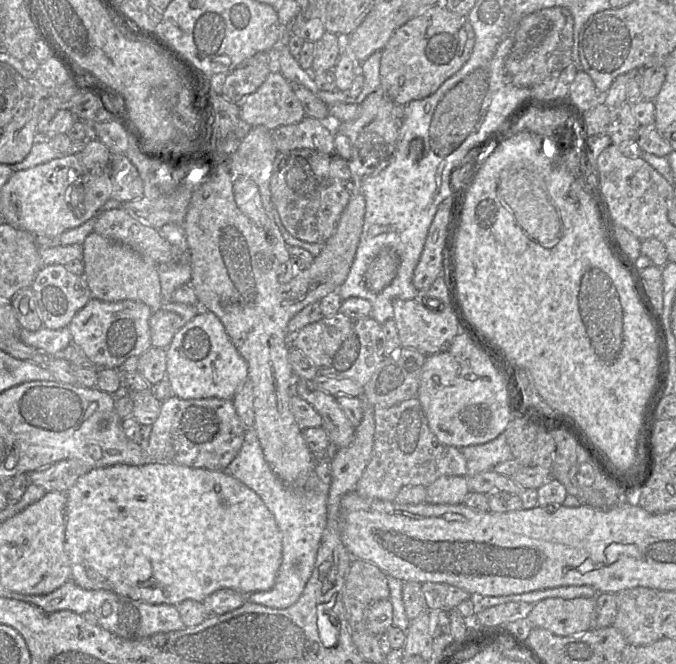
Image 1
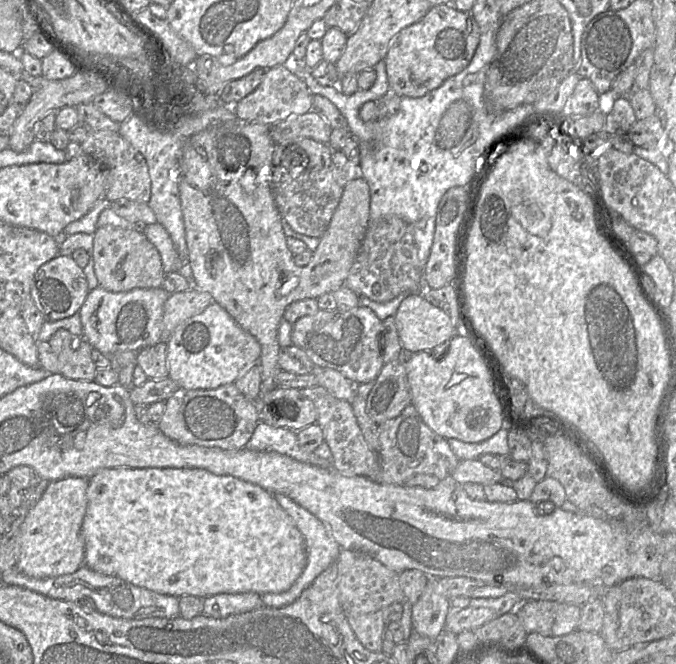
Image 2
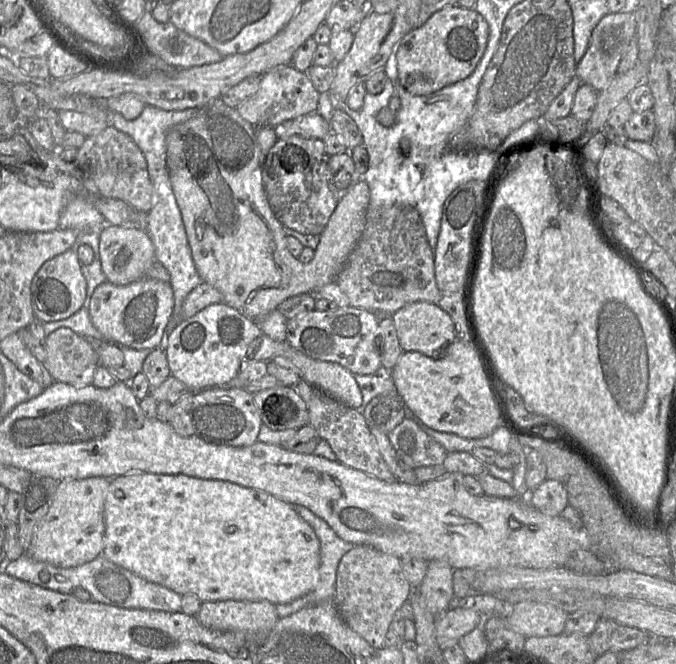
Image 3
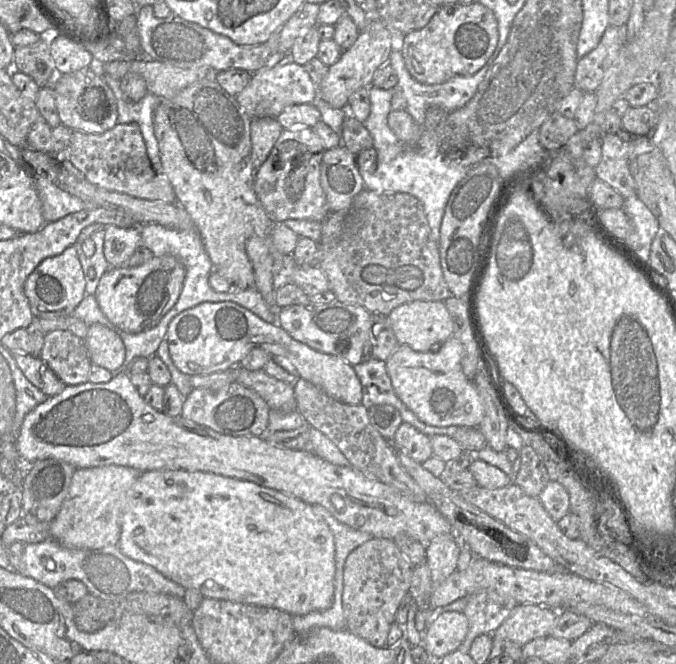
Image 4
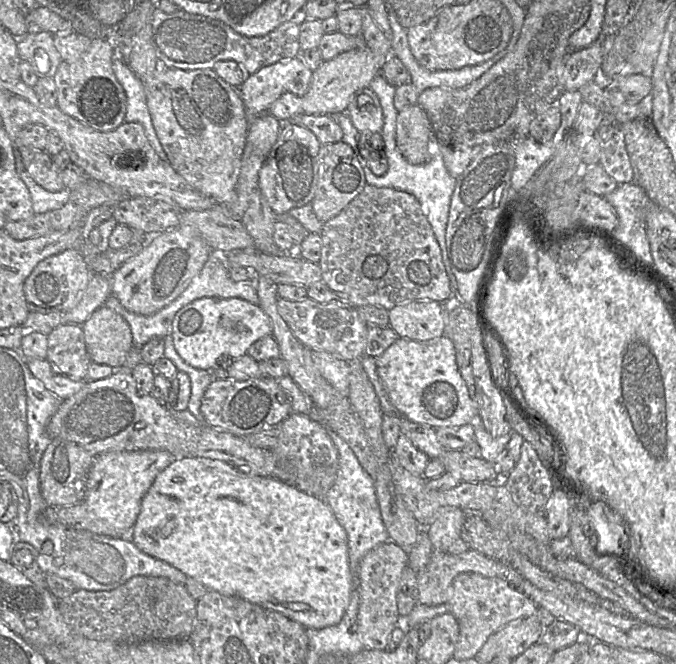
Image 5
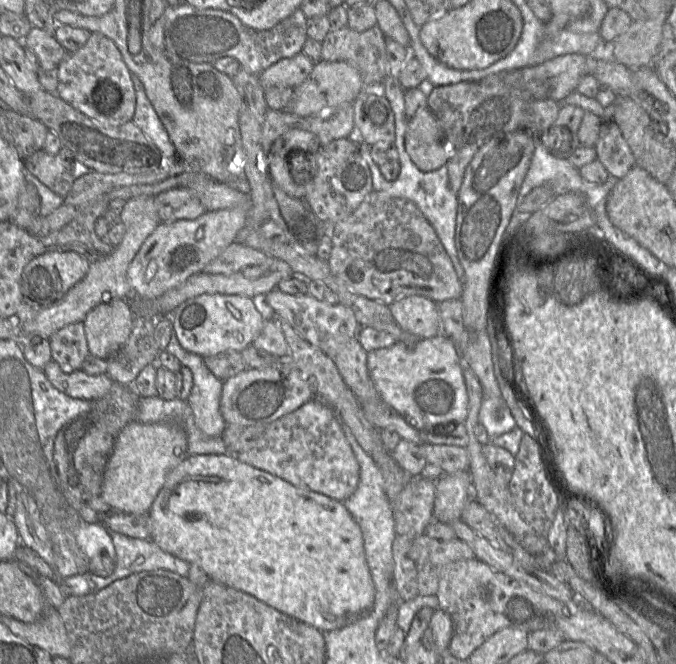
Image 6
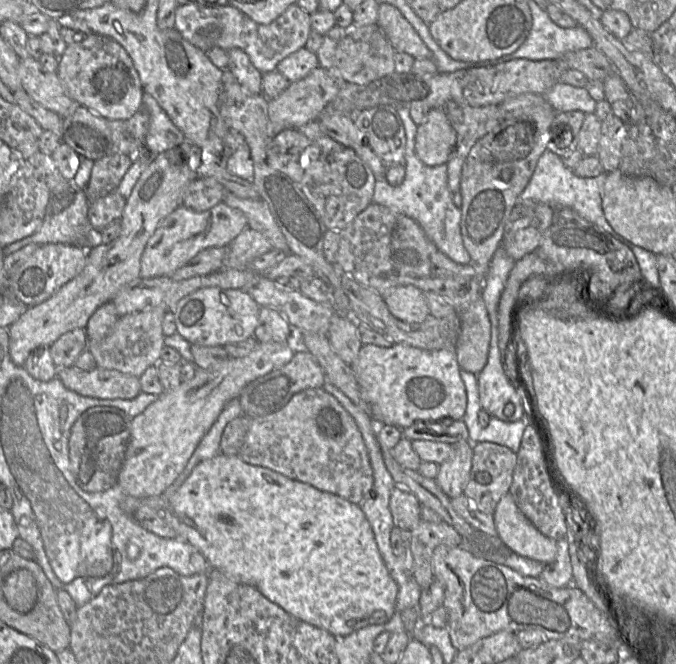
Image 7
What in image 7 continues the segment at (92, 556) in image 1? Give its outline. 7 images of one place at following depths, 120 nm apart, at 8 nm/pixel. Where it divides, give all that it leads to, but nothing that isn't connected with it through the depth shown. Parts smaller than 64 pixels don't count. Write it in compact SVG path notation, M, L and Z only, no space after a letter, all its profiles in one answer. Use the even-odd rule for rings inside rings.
M220 452L215 457L195 466L189 477L170 498L169 509L172 514L172 525L177 534L176 538L188 542L194 550L199 551L207 560L209 568L222 572L237 583L257 588L268 600L298 620L324 629L335 637L343 637L366 626L385 624L395 613L398 586L384 564L370 523L359 504L318 490L307 483L292 480L269 468L248 464L239 456L227 456Z

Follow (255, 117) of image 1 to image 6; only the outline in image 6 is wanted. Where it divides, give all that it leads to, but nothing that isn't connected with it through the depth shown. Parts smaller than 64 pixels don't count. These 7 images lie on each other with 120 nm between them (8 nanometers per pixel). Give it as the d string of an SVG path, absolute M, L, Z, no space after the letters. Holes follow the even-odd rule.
M303 52L290 58L284 58L271 65L259 75L263 89L270 87L295 88L302 84L314 68L312 62Z

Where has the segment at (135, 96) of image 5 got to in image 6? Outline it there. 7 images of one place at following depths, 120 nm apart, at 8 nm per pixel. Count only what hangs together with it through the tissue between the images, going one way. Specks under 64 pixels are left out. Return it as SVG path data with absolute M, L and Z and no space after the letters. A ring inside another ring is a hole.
M131 73L131 79L136 95L136 107L132 122L157 146L164 156L176 157L175 147L149 101L142 82L133 73Z

